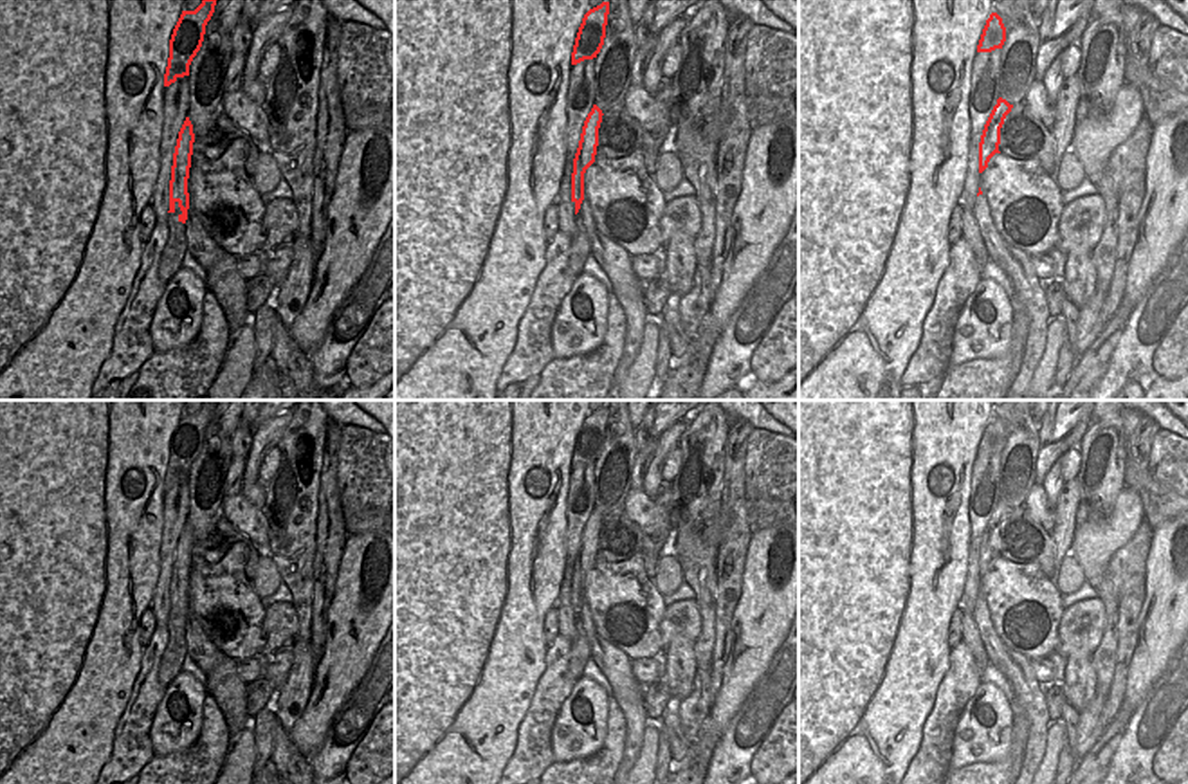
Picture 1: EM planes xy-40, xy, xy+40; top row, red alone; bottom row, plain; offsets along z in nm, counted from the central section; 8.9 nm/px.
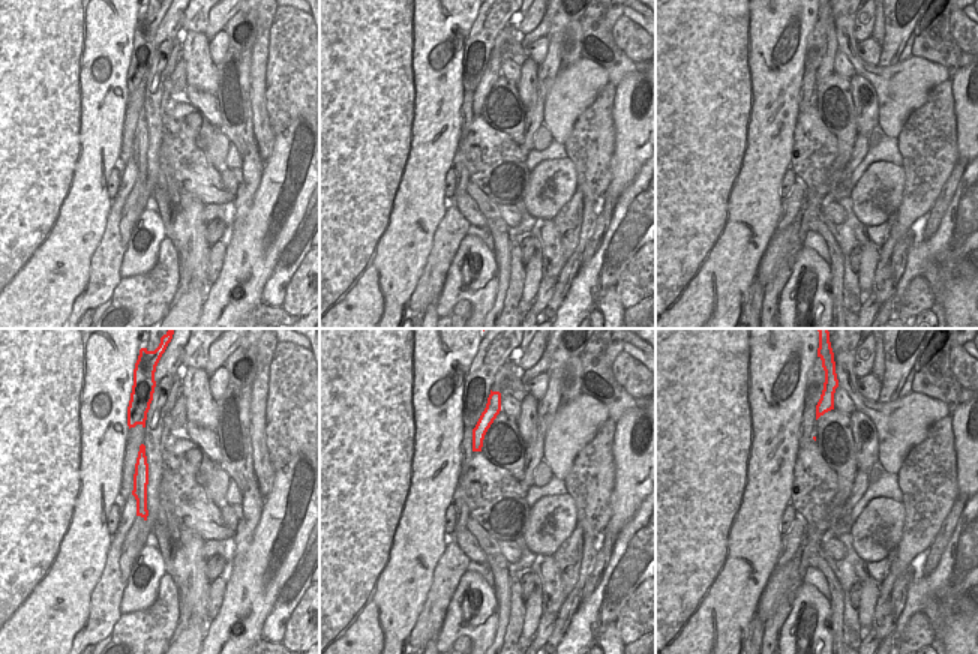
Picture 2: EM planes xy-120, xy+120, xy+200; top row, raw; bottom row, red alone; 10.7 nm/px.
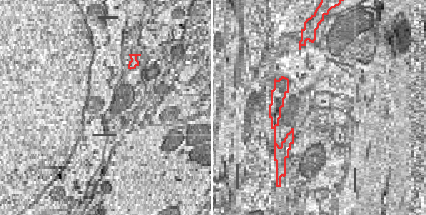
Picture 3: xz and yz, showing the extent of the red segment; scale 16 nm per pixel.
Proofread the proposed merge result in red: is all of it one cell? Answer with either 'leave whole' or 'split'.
split

